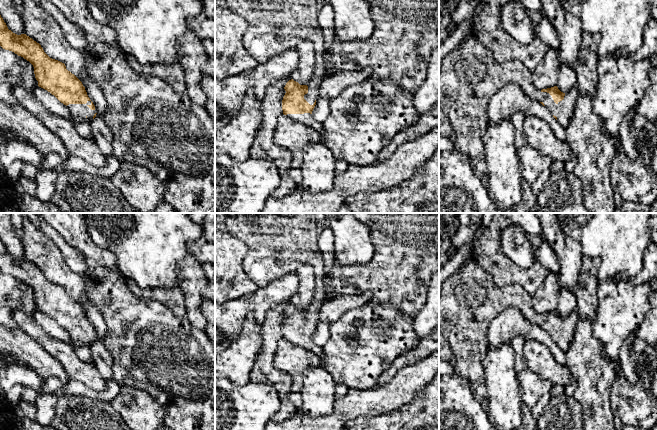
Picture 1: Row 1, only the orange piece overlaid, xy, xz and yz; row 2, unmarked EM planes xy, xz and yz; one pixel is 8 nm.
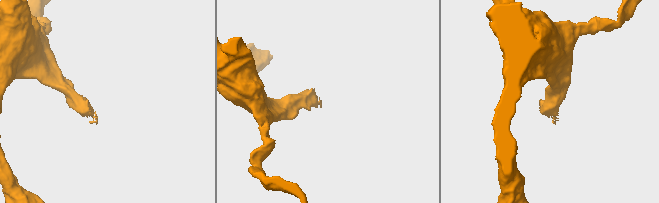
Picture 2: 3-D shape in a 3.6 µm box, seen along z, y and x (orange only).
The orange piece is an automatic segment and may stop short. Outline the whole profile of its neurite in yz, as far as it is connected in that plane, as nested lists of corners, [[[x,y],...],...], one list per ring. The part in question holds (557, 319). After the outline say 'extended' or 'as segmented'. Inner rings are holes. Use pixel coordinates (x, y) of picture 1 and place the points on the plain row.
[[[473,256],[465,260],[462,267],[453,271],[443,282],[439,291],[439,330],[454,353],[455,374],[468,381],[473,394],[483,400],[485,409],[488,405],[488,395],[485,387],[483,360],[489,349],[488,327],[491,321],[507,308],[519,310],[524,319],[540,326],[564,352],[569,348],[578,321],[576,309],[566,317],[561,316],[557,310],[537,313],[532,307],[532,297],[521,285],[510,284],[498,287]]]; extended

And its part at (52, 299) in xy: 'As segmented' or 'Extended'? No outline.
Extended

